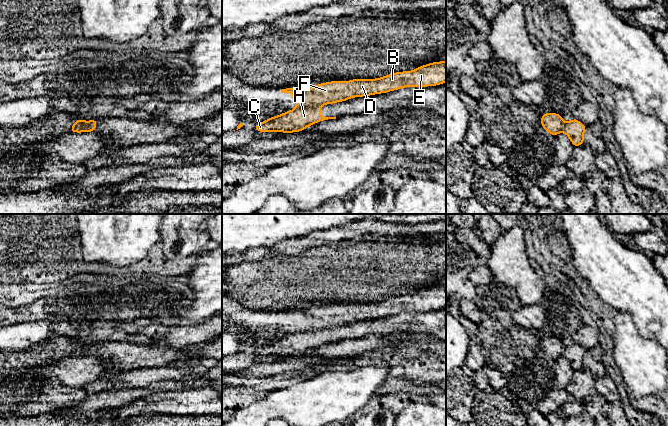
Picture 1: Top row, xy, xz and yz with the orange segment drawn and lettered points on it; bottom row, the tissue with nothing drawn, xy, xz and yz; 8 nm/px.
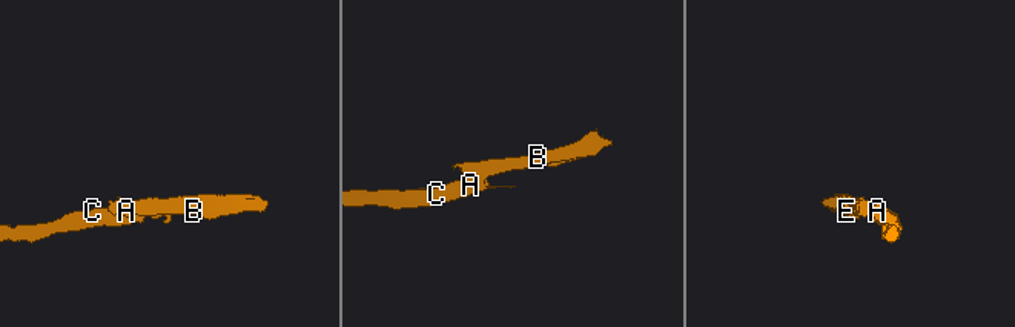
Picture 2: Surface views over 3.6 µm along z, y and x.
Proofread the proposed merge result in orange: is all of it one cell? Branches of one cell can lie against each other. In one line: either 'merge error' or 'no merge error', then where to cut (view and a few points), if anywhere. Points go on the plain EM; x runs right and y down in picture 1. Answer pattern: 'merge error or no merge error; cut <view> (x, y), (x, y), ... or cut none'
merge error; cut xz (322, 329), (296, 332)

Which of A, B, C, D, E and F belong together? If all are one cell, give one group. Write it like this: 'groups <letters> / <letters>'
groups A C / B D E F

